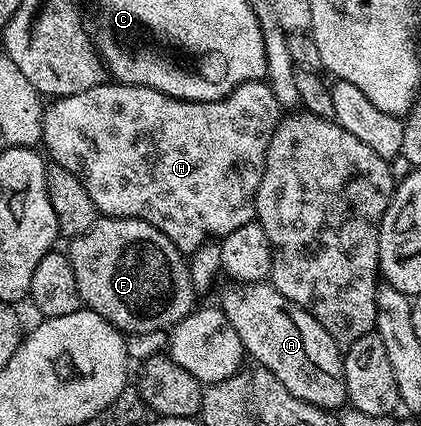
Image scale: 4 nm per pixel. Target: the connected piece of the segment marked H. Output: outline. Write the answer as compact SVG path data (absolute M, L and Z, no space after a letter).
M112 80L107 84L90 88L86 92L78 92L74 96L51 99L43 107L42 146L45 146L43 149L46 151L47 157L55 165L66 168L66 172L80 175L86 192L90 192L90 200L94 200L96 209L101 215L109 218L137 218L148 222L154 228L158 228L158 232L162 232L168 237L180 249L181 254L191 256L203 242L207 242L209 239L219 239L223 235L234 232L234 228L242 228L242 224L255 219L256 193L258 184L262 180L266 152L281 117L282 108L267 81L264 80L242 84L216 102L191 102L174 96L166 96L149 86L126 86Z

